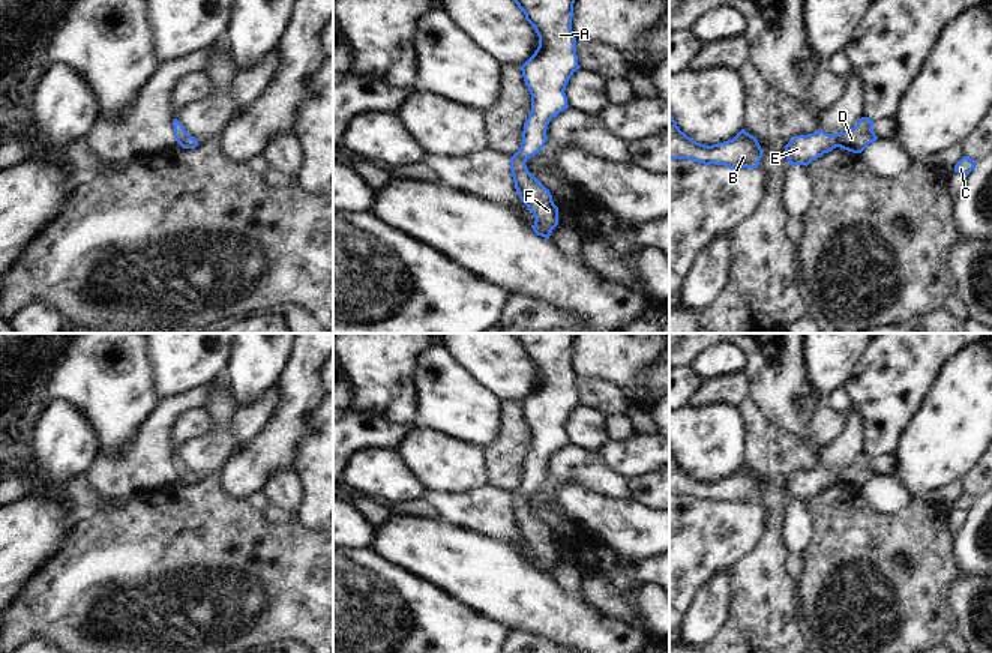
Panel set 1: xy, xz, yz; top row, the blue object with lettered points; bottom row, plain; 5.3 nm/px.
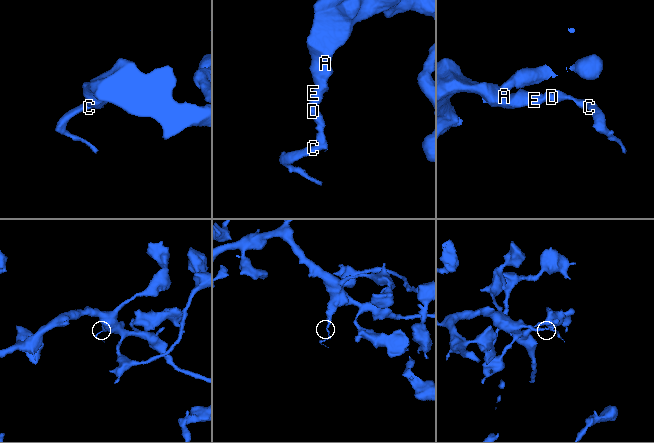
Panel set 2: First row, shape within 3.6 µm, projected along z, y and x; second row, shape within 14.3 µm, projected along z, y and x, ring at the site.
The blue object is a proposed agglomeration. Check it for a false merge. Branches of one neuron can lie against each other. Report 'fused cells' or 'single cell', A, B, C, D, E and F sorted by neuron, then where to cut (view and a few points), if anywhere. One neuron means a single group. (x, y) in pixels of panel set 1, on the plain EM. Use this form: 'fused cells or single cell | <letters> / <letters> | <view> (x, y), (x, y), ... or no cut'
fused cells | A B E / C D F | yz (833, 470), (838, 482)

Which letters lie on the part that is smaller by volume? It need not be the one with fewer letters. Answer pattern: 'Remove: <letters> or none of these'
Remove: C, D, F

